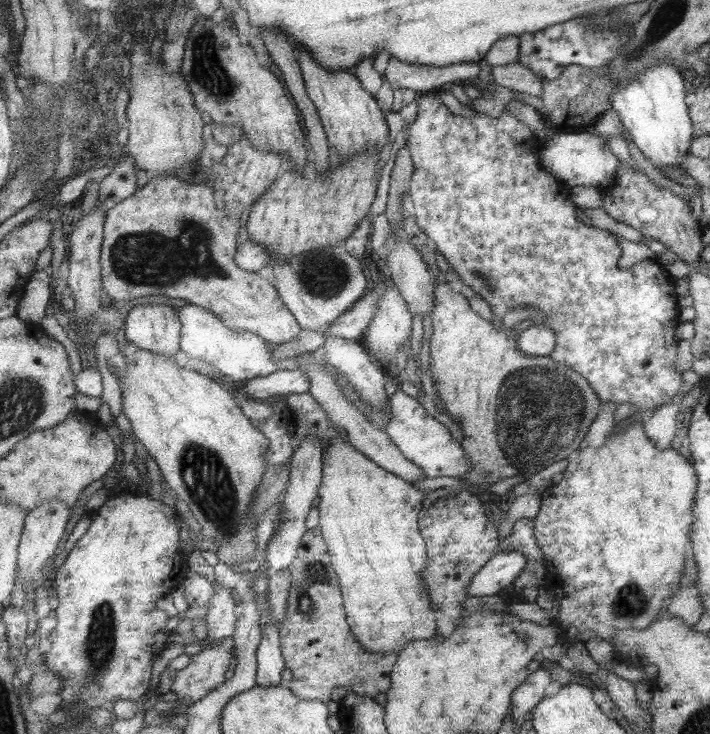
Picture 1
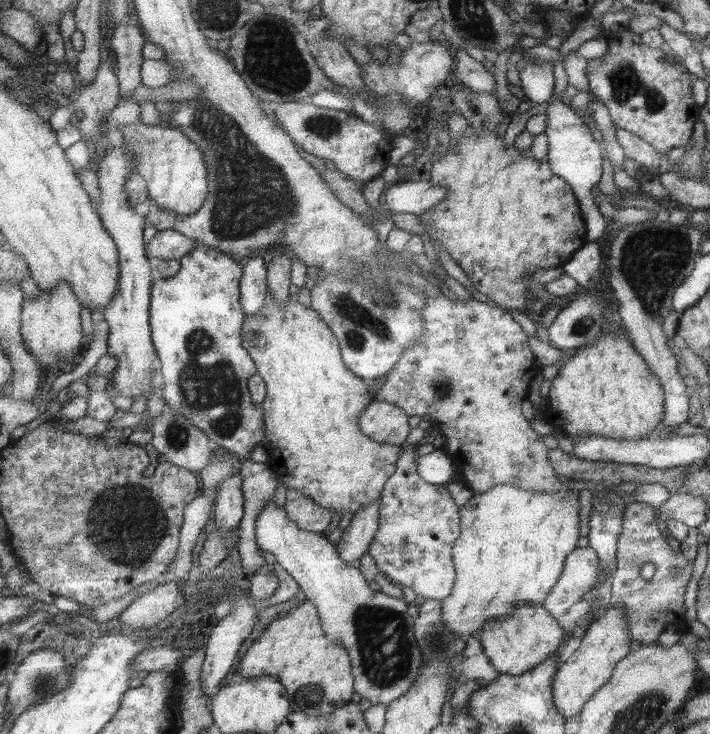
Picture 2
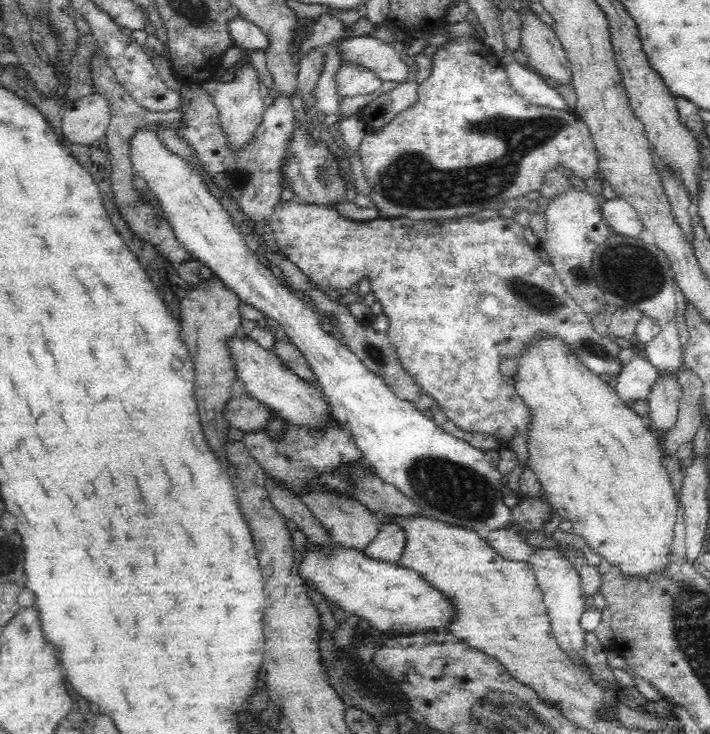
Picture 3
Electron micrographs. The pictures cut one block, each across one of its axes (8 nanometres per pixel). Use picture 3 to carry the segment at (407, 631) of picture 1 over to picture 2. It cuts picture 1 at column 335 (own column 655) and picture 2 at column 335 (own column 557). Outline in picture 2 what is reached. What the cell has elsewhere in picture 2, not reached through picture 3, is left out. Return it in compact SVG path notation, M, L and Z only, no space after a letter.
M293 296L287 299L285 307L268 297L257 315L245 315L241 344L253 358L256 373L266 385L266 398L261 406L268 454L266 462L277 473L284 488L301 491L313 503L333 514L340 512L353 516L367 504L378 501L383 487L397 468L395 463L403 446L377 444L359 432L357 418L369 404L367 386L363 379L347 370L338 340L319 319L315 309L305 307Z

